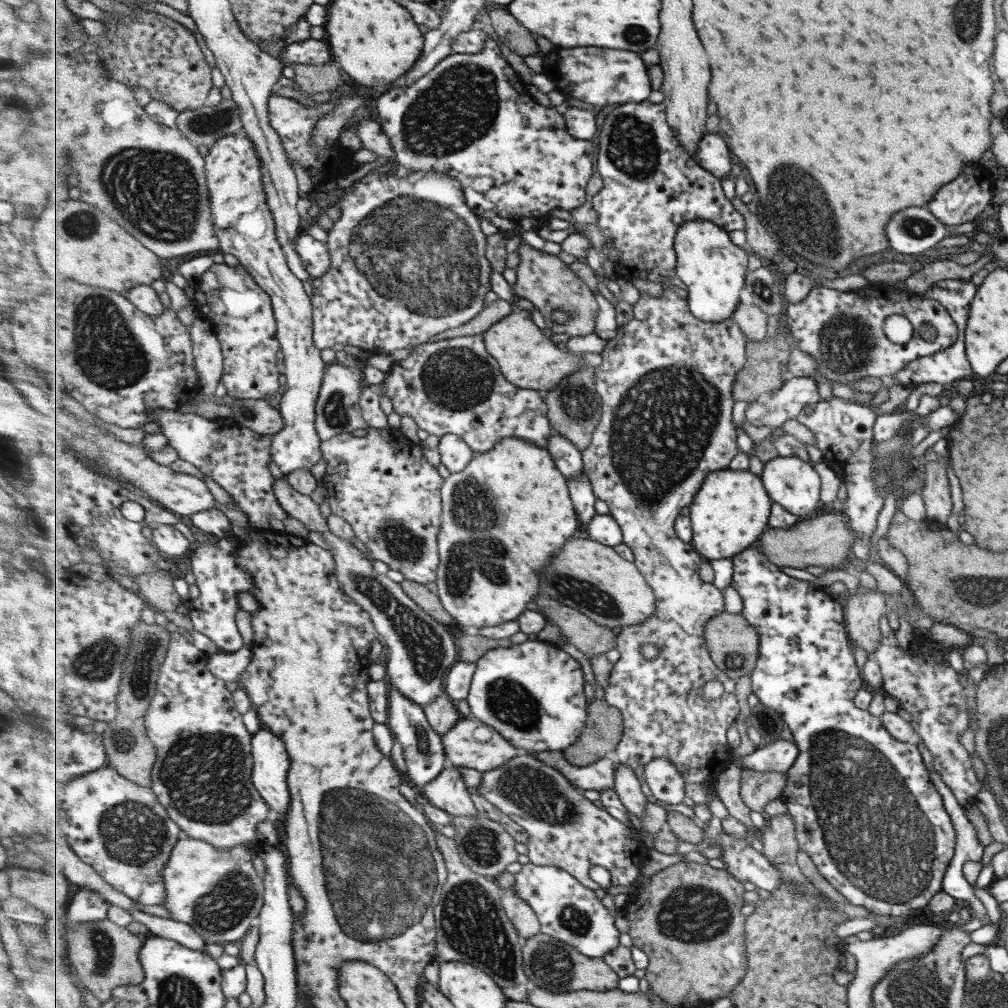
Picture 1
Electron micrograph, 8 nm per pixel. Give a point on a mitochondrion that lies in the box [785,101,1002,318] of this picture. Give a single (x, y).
(920, 228)

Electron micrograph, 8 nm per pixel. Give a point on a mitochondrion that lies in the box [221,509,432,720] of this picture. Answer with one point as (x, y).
(402, 542)

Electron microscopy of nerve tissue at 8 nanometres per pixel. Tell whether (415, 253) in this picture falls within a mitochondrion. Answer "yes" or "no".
yes

